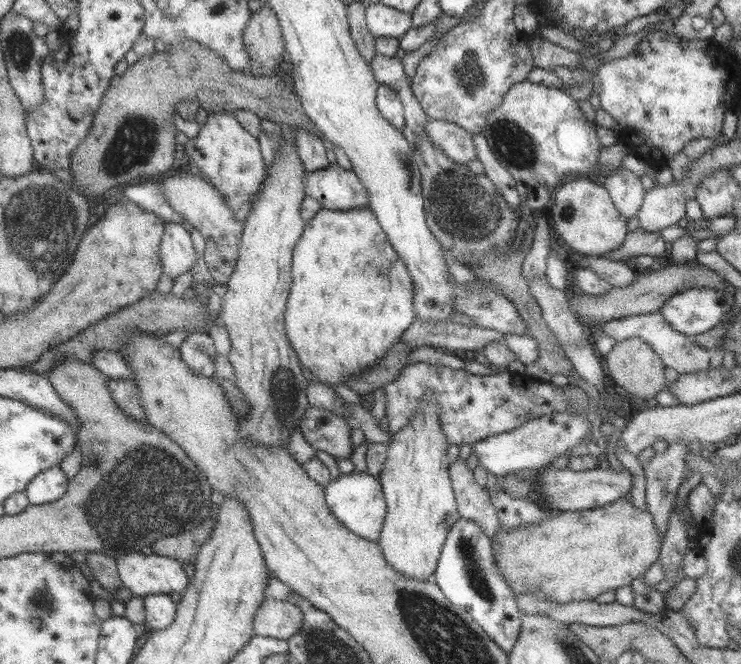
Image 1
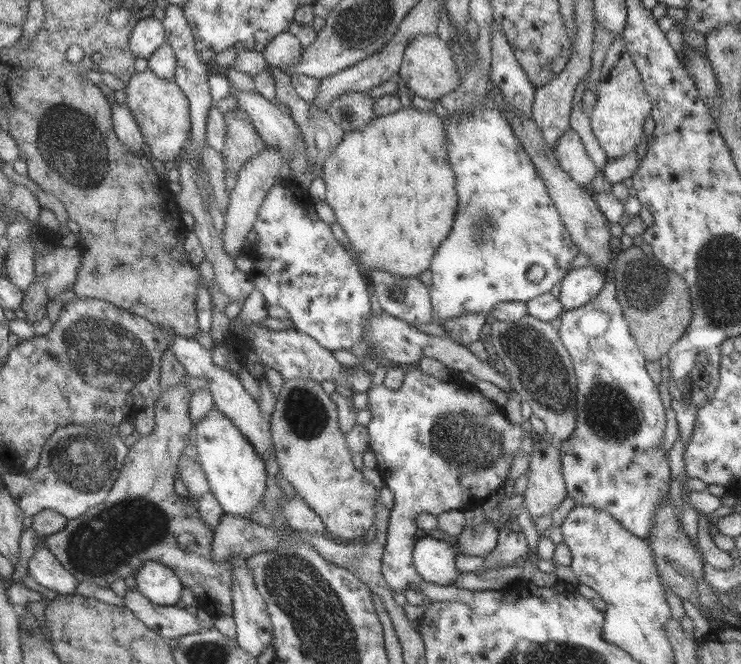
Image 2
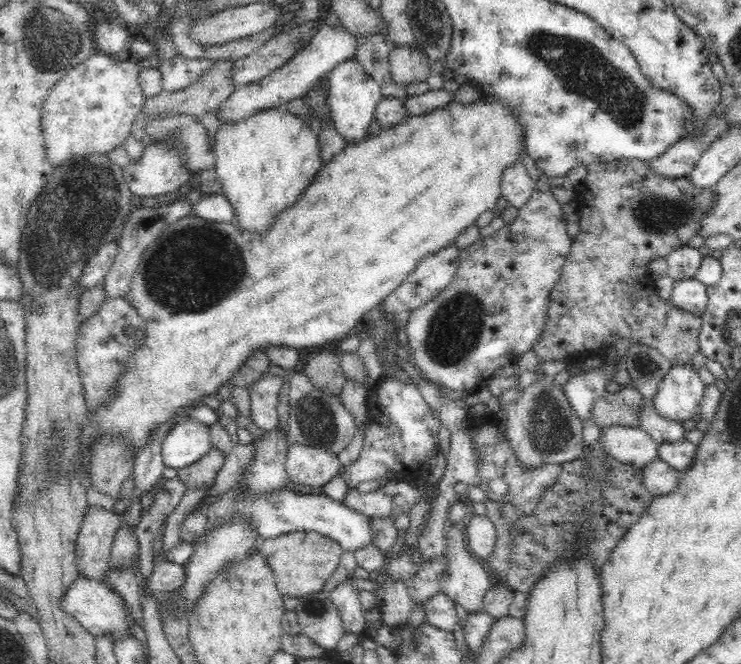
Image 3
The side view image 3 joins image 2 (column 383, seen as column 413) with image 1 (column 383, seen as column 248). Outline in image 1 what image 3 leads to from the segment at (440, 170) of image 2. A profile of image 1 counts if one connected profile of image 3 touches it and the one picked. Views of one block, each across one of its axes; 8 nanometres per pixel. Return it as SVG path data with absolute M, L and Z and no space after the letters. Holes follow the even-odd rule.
M322 207L306 221L293 250L293 281L287 298L285 327L299 361L321 382L346 382L379 361L416 320L413 282L408 267L387 239L371 208L334 210Z

